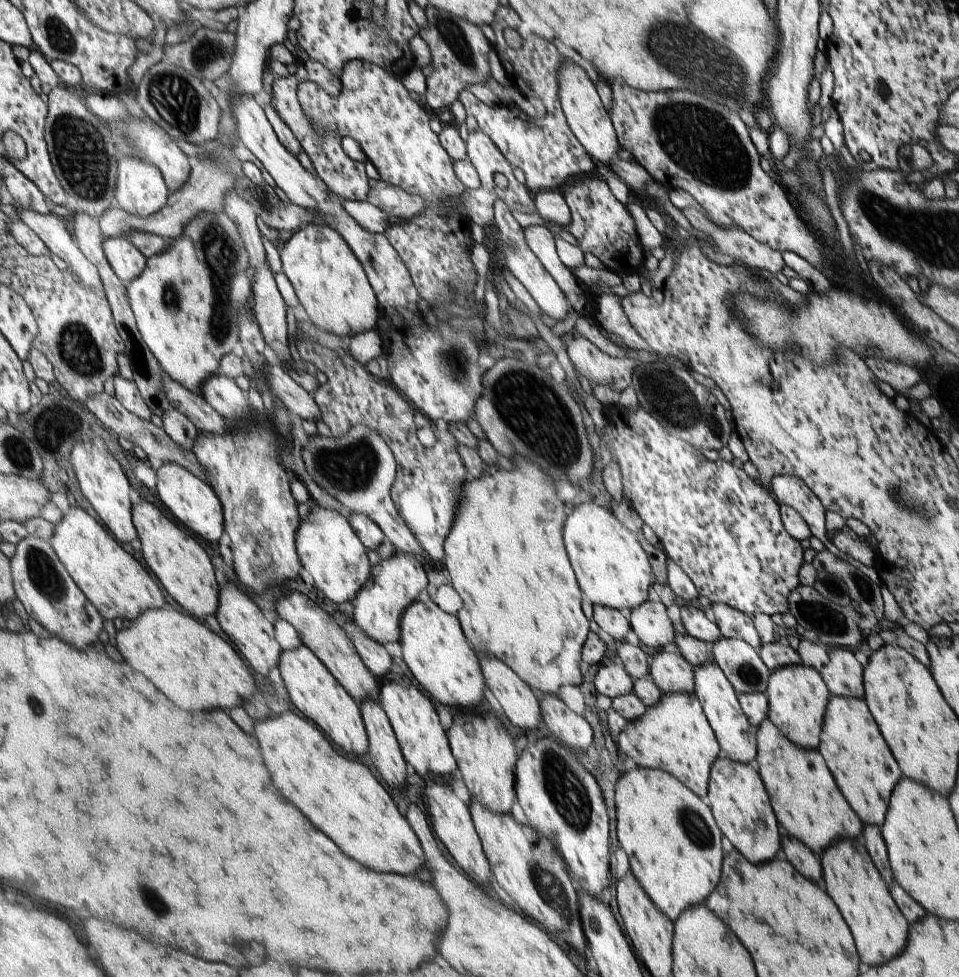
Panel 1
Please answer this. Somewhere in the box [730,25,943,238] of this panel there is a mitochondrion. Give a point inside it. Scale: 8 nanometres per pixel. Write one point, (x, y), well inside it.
(886, 93)

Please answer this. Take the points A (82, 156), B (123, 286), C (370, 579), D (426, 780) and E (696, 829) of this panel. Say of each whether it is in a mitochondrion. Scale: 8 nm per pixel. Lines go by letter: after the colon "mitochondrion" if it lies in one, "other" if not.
A: mitochondrion
B: other
C: other
D: other
E: mitochondrion

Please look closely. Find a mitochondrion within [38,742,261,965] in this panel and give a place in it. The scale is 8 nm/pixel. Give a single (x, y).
(153, 901)

